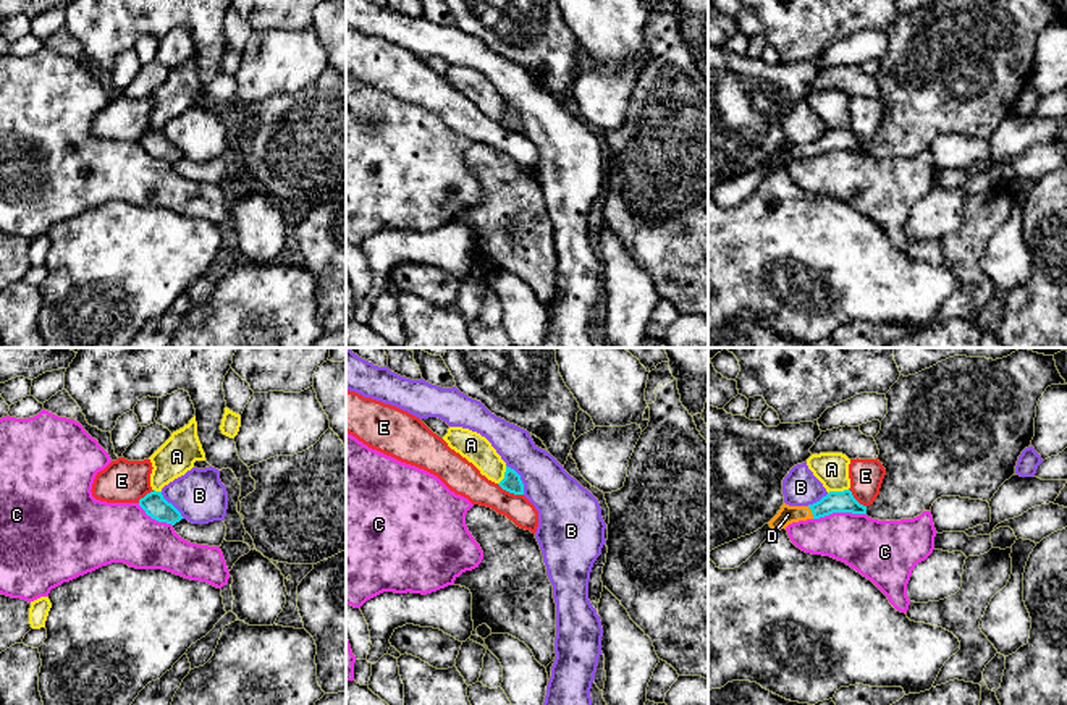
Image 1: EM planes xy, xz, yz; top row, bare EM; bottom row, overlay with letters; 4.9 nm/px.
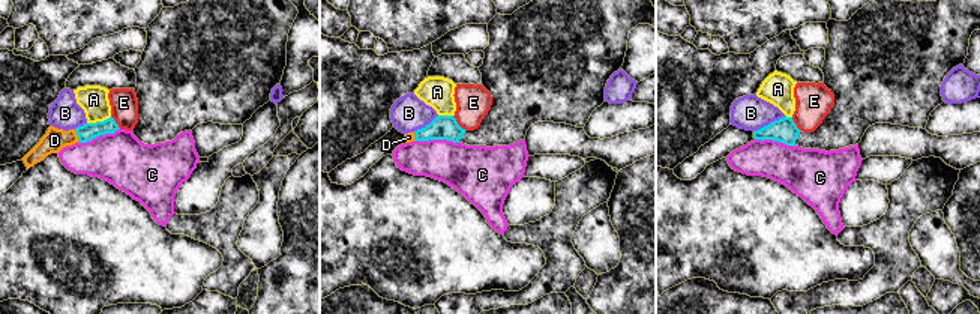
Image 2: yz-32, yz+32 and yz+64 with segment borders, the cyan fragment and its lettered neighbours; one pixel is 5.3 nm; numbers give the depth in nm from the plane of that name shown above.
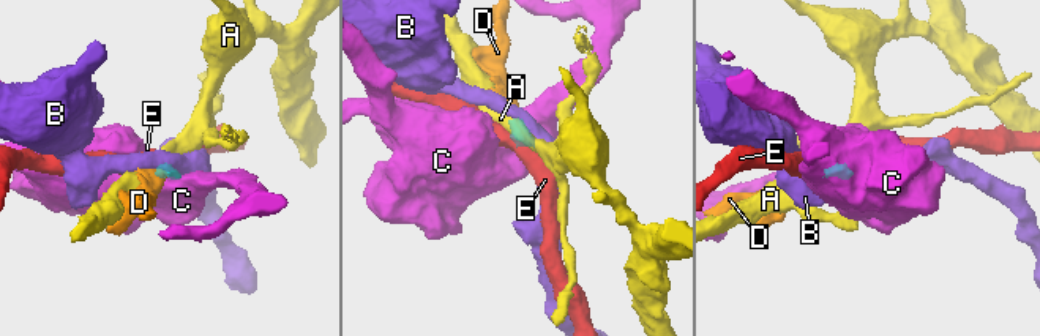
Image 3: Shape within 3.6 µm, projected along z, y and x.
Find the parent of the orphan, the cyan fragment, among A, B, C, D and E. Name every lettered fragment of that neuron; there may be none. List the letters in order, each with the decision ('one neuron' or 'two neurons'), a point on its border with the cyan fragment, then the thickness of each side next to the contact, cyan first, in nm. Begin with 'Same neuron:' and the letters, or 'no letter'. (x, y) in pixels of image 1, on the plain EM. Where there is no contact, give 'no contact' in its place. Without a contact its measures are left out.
Same neuron: D
A: two neurons | yz (838, 130) | 110/170 nm
B: two neurons | xz (519, 117) | 90/260 nm
C: two neurons | yz (839, 149) | 110/280 nm
D: one neuron | yz (812, 151) | 110/90 nm
E: two neurons | xz (510, 130) | 90/170 nm

